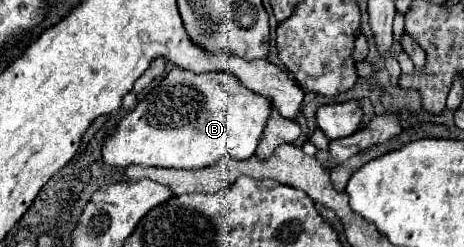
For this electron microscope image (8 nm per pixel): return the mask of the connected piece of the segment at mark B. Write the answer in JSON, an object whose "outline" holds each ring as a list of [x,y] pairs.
{"outline":[[[172,69],[138,105],[118,123],[110,137],[102,145],[102,161],[108,167],[126,169],[128,165],[154,165],[174,169],[202,169],[214,165],[220,157],[232,155],[236,159],[248,159],[254,155],[262,137],[264,125],[270,117],[272,101],[242,85],[236,75],[224,71],[212,73],[188,73],[186,69]]]}

